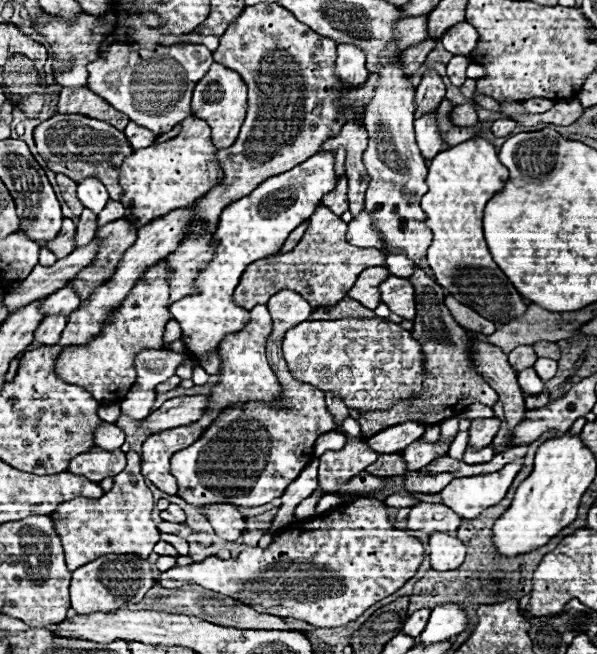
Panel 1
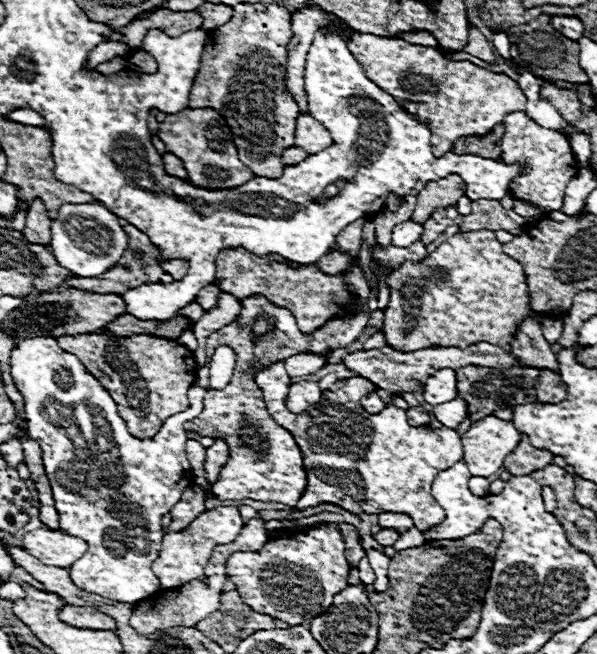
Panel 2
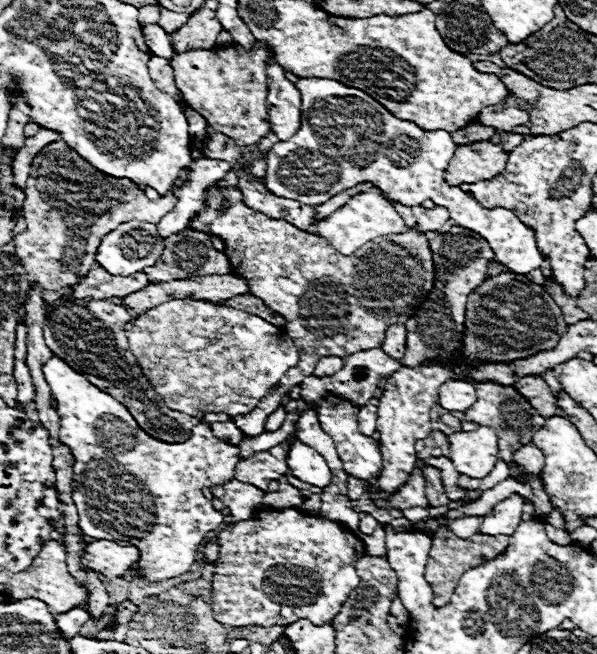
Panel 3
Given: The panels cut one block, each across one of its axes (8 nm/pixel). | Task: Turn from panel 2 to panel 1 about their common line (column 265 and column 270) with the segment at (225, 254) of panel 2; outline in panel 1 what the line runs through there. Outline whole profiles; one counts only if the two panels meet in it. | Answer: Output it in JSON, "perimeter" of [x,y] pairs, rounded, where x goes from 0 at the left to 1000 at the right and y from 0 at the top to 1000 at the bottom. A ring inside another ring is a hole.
{"perimeter":[[[533,315],[519,333],[516,352],[489,385],[429,398],[409,413],[392,446],[392,462],[412,474],[422,474],[429,465],[446,465],[462,443],[492,443],[509,450],[523,471],[556,468],[580,456],[580,446],[593,437],[606,413],[616,407],[643,407],[647,398],[637,382],[603,382],[586,376],[580,370],[580,352],[583,343],[570,330],[556,327],[543,315]]]}

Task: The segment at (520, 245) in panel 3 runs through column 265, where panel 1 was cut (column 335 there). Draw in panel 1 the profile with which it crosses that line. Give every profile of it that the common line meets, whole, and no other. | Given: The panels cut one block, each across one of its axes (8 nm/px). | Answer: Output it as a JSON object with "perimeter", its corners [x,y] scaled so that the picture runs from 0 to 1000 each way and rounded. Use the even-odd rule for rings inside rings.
{"perimeter":[[[533,232],[489,260],[442,275],[436,284],[429,284],[429,291],[422,291],[422,297],[372,321],[365,352],[358,355],[355,367],[358,394],[342,413],[332,416],[325,446],[285,468],[291,489],[305,502],[305,523],[328,550],[352,544],[382,511],[395,511],[415,495],[419,477],[395,468],[389,459],[405,416],[415,404],[466,388],[482,358],[526,327],[526,321],[536,315],[536,303],[563,284],[556,242],[556,232]]]}

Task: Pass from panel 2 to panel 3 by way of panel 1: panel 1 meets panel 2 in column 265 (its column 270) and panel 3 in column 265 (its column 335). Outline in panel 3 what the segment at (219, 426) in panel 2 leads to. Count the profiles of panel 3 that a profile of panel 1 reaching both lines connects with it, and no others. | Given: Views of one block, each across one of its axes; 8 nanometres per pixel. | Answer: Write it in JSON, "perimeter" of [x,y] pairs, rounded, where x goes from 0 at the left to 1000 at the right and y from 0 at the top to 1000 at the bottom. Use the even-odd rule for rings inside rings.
{"perimeter":[[[469,618],[469,621],[462,624],[462,630],[456,630],[456,633],[449,636],[442,654],[446,654],[446,657],[466,657],[466,654],[472,651],[472,645],[476,645],[476,621]]]}

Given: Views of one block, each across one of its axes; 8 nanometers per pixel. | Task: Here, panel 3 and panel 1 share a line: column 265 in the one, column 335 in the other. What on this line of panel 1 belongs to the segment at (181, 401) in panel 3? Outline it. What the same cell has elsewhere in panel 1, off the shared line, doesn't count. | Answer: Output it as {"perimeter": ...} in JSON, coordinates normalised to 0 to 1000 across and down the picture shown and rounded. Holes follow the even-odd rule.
{"perimeter":[[[647,486],[513,489],[482,505],[472,535],[482,566],[499,584],[556,599],[600,630],[650,627],[670,612],[697,609],[717,578],[707,526],[690,517],[687,505]]]}

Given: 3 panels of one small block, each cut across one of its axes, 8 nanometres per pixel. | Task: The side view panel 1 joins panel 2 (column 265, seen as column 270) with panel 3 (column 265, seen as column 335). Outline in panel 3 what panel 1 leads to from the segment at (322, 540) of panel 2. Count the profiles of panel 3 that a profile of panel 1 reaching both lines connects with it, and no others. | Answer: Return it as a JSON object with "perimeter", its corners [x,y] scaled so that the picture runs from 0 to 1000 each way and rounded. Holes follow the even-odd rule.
{"perimeter":[[[436,777],[419,795],[409,795],[409,798],[395,798],[395,801],[385,801],[379,804],[369,817],[365,817],[365,832],[369,832],[369,847],[365,847],[365,856],[358,862],[358,881],[355,881],[355,933],[358,933],[358,945],[379,957],[479,957],[479,954],[489,954],[503,945],[513,945],[519,951],[526,951],[526,957],[539,957],[546,951],[553,951],[573,930],[573,924],[580,920],[583,908],[600,896],[603,884],[596,878],[596,869],[593,869],[593,859],[610,847],[613,835],[610,829],[590,817],[580,804],[566,801],[566,798],[556,798],[556,795],[536,795],[536,792],[523,792],[523,789],[513,789],[506,786],[503,780],[496,777],[476,777],[476,780],[459,780],[459,777]]]}

